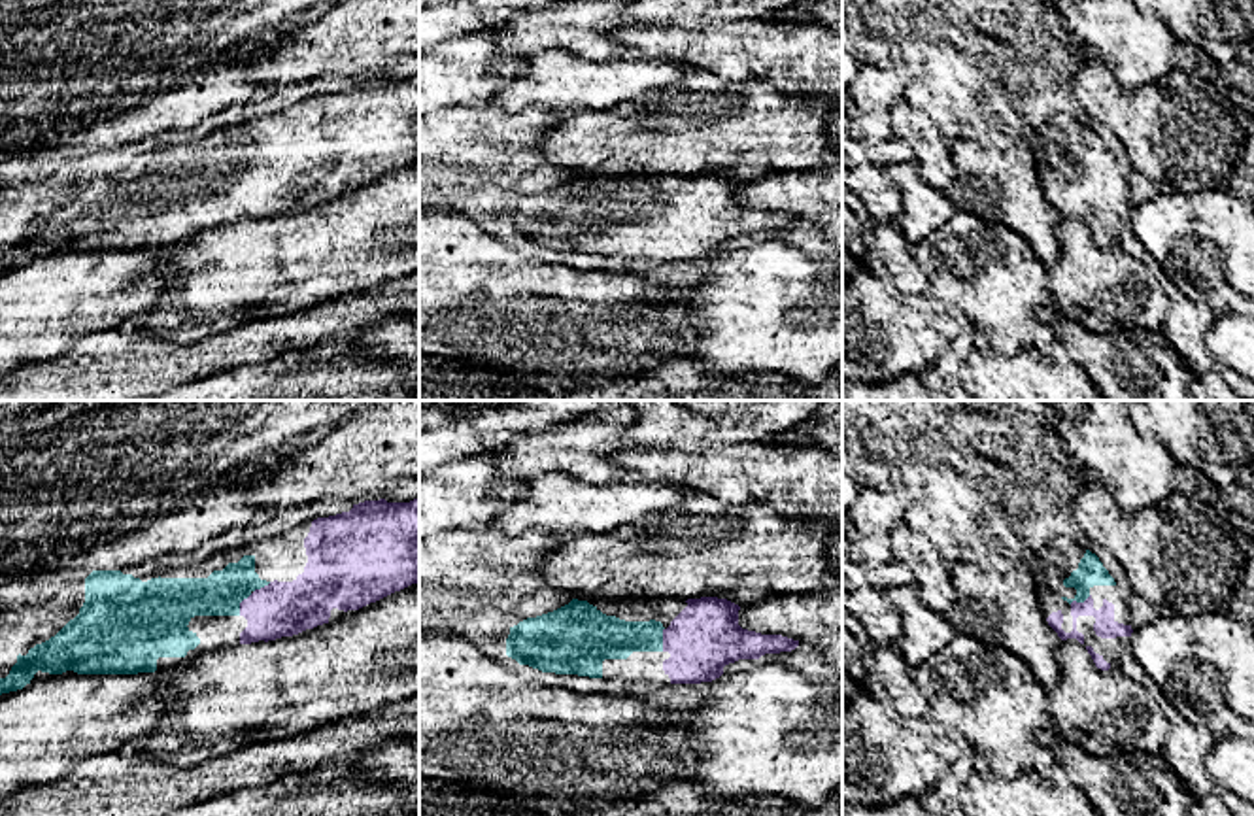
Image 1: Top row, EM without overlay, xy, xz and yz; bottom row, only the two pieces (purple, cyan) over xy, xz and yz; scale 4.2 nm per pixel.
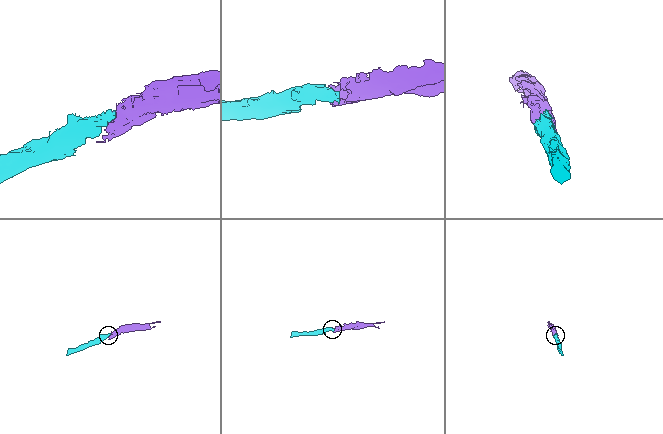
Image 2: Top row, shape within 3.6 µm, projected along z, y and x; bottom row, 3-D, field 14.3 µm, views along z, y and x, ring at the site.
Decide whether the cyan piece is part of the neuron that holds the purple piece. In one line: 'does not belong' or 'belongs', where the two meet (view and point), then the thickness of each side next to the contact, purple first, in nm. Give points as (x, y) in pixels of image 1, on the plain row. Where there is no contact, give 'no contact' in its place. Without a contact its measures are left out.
belongs | xy (252, 170) | 240/180 nm

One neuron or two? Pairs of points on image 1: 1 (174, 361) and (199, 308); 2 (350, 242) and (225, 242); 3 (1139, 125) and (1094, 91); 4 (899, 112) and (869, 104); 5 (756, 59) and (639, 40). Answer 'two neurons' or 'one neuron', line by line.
1: two neurons
2: one neuron
3: one neuron
4: two neurons
5: one neuron

